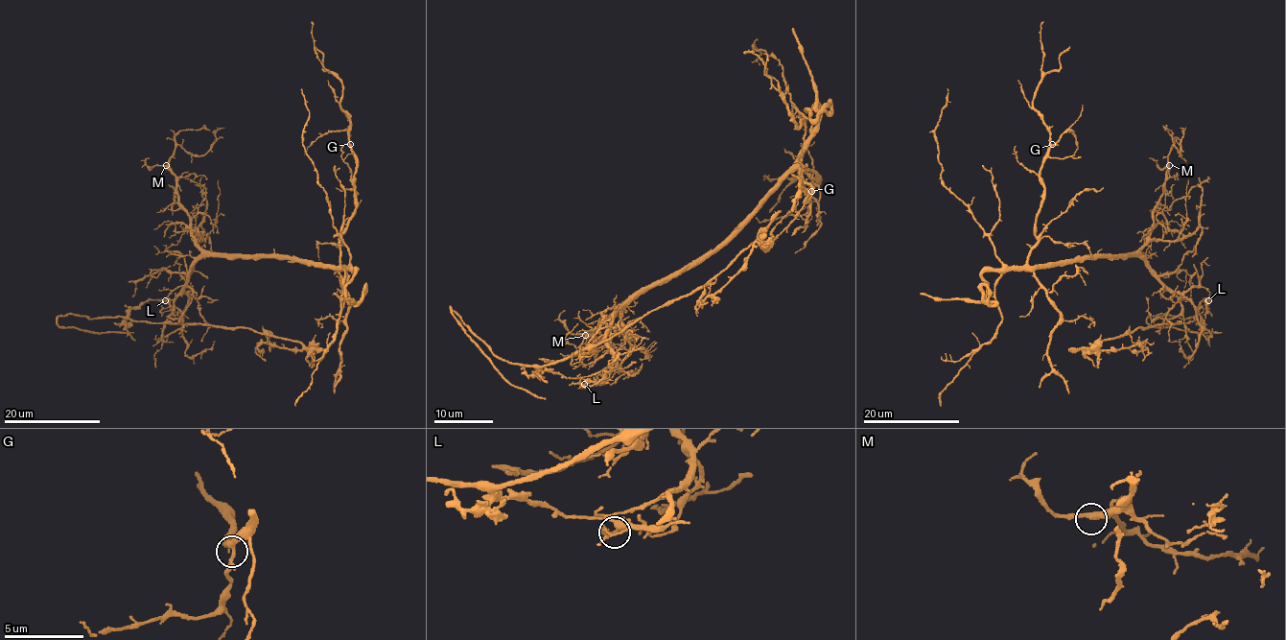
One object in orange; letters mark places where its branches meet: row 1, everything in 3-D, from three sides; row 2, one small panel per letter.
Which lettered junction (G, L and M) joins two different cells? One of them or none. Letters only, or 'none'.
L

